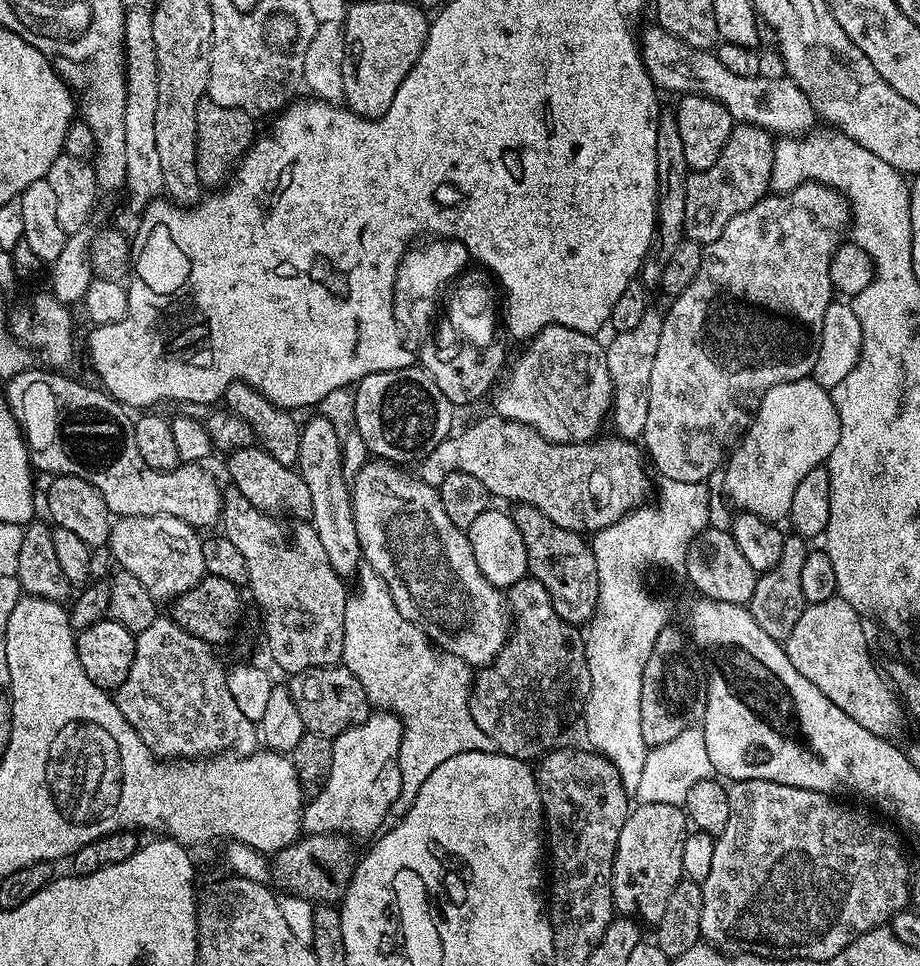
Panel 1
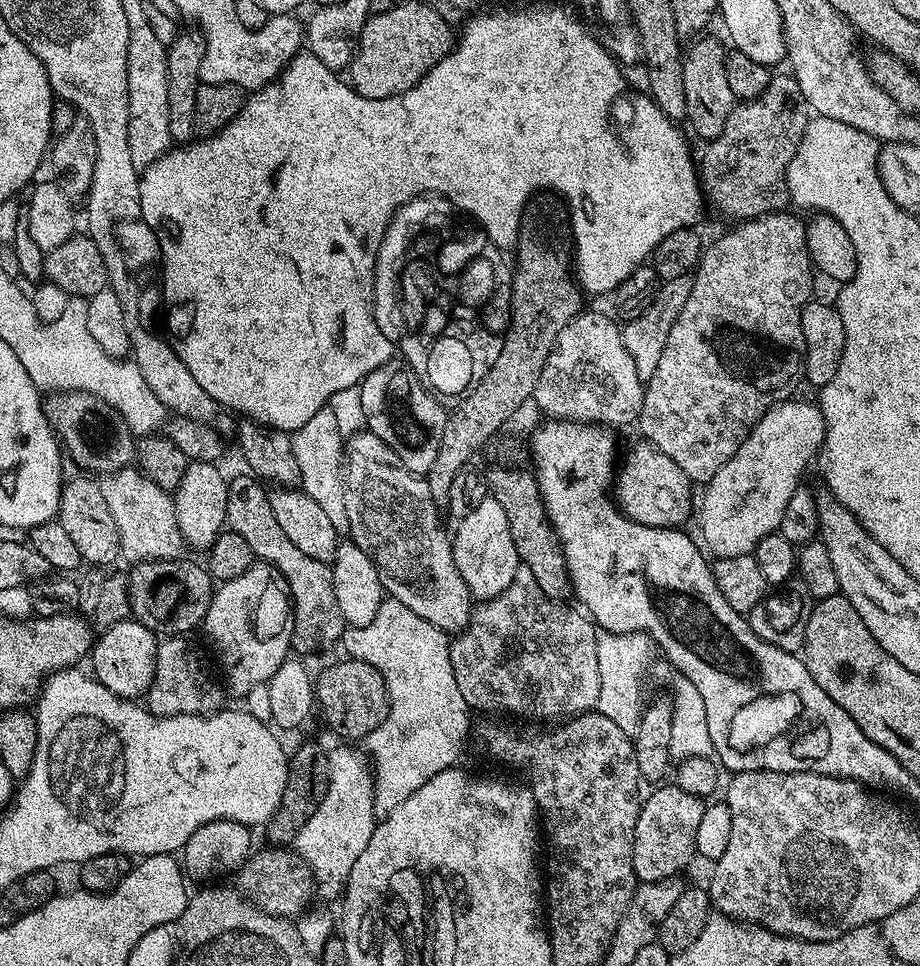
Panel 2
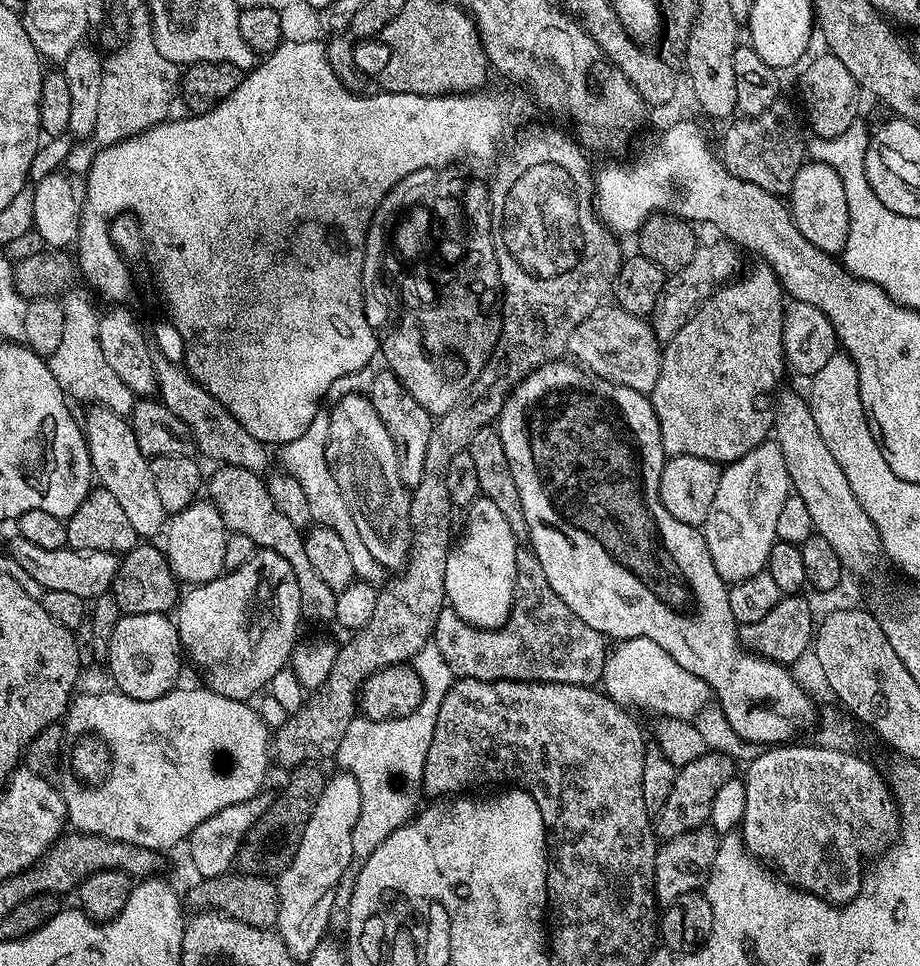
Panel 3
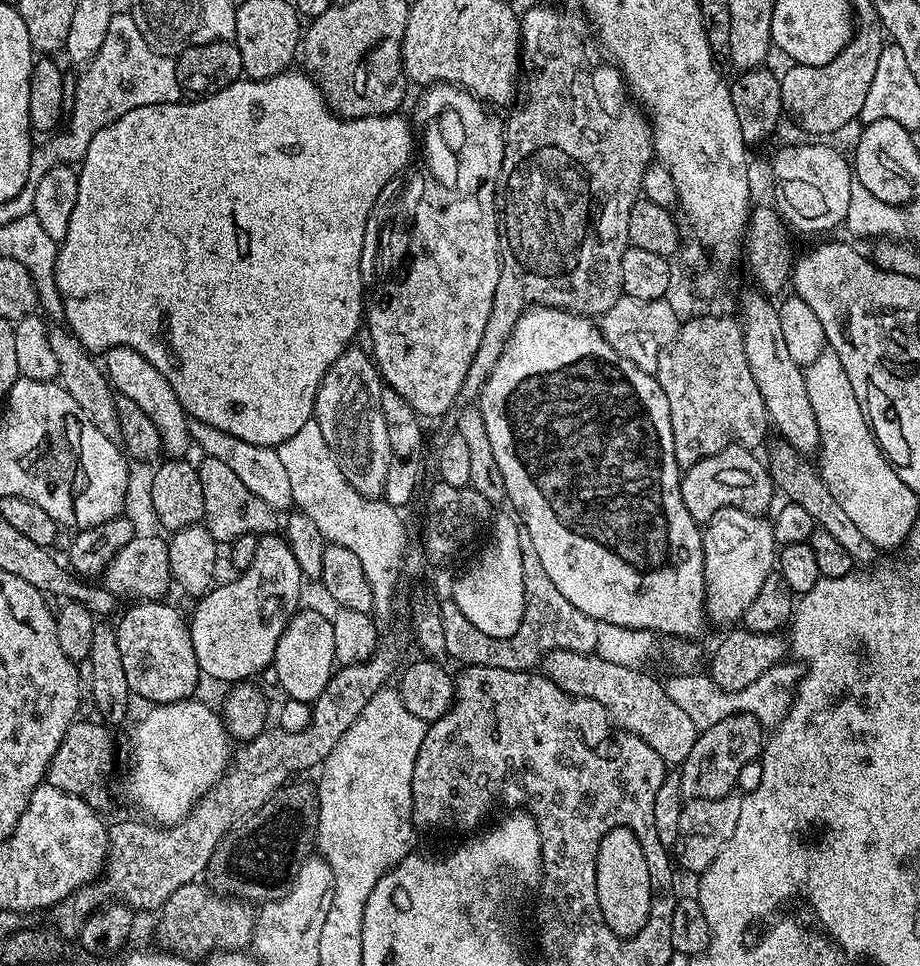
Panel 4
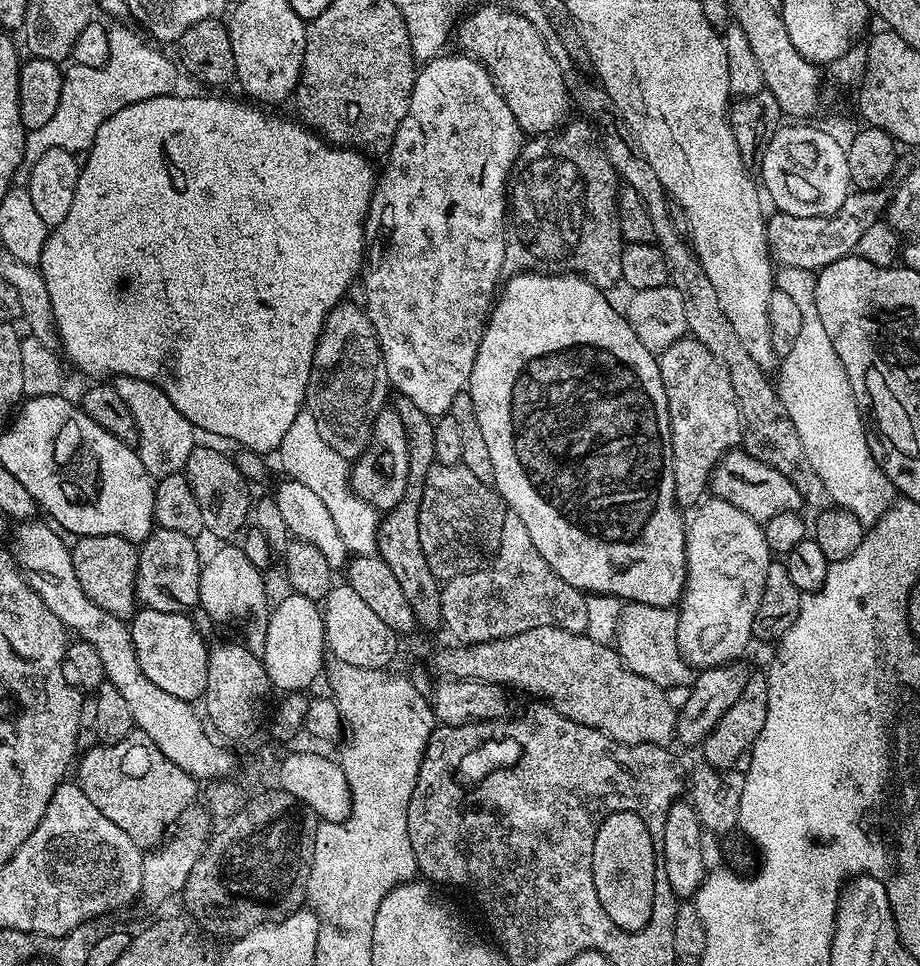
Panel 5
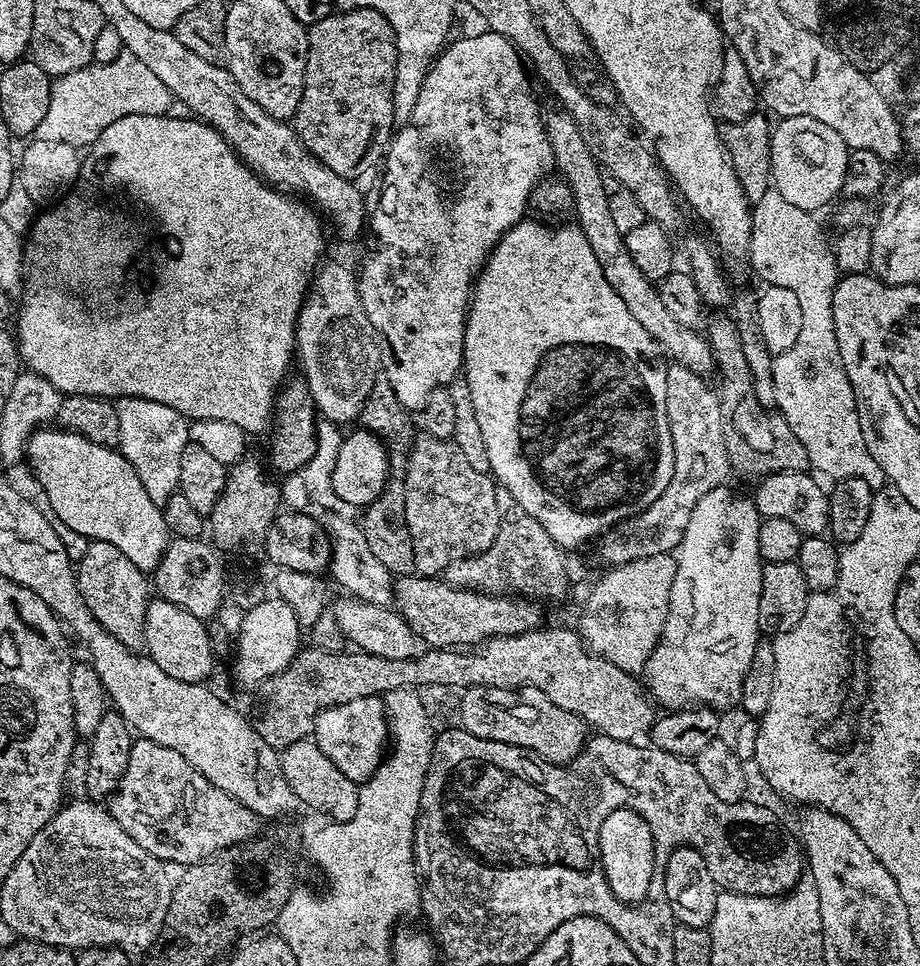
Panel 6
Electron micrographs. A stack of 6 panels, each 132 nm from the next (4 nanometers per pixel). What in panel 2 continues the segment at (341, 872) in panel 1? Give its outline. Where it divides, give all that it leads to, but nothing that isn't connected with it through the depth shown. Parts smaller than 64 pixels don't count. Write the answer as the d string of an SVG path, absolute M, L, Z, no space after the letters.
M264 846L261 852L253 851L235 873L234 880L238 891L266 914L296 918L309 907L307 904L314 900L311 870L295 850L289 850L284 846Z

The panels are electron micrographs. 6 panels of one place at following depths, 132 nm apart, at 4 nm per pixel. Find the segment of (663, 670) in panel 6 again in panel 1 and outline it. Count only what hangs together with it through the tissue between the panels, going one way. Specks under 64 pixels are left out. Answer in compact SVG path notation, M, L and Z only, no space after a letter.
M811 378L782 382L770 390L762 398L760 408L753 415L752 423L747 432L732 449L723 469L724 488L728 496L737 504L740 512L749 512L763 520L773 522L787 521L790 514L790 501L798 487L798 482L810 474L810 470L821 467L827 461L828 455L838 446L840 419L832 393L827 388L818 386Z

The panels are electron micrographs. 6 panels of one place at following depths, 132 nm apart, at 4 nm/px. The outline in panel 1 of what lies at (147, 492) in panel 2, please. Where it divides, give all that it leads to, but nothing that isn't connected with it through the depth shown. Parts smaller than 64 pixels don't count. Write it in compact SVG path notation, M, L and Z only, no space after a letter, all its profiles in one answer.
M121 516L113 523L107 545L113 548L117 565L123 571L134 574L134 578L138 578L138 582L142 582L142 586L146 586L146 590L150 590L150 594L158 602L171 602L186 594L186 590L193 588L206 574L202 558L204 540L201 533L173 516Z

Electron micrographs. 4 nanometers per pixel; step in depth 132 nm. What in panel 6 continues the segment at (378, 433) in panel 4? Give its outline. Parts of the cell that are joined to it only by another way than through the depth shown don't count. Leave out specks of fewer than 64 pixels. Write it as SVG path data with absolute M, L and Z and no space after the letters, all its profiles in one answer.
M327 262L321 263L317 267L313 277L312 283L308 285L308 294L304 297L304 305L300 307L300 313L296 319L296 350L295 355L298 357L298 368L300 368L304 373L302 373L302 379L305 384L308 385L310 390L310 398L313 404L316 405L317 413L323 419L331 420L333 424L337 426L345 426L357 419L360 415L360 410L363 408L366 398L370 394L370 390L374 386L377 376L381 375L382 372L382 345L376 335L376 331L370 326L368 321L368 315L366 310L362 310L362 298L360 297L360 285L358 283L358 276L355 271L352 272L344 264L327 264Z

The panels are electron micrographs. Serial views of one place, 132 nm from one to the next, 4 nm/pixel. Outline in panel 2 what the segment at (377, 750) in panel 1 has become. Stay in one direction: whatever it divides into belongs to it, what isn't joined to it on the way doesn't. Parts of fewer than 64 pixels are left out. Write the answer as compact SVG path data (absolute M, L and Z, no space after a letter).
M340 746L328 752L328 788L318 802L314 814L306 818L298 830L294 850L312 872L317 897L332 900L343 893L350 870L358 862L358 854L366 850L370 834L375 830L378 817L372 802L372 770L365 753L356 746Z

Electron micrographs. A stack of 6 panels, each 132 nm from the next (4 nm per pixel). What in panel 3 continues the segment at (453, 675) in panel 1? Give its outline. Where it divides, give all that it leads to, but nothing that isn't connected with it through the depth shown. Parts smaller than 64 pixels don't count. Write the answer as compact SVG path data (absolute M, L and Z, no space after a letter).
M429 642L425 648L418 650L414 661L418 678L424 687L424 697L419 706L408 716L393 720L365 720L357 718L346 726L346 734L342 734L342 742L338 746L334 760L340 763L341 769L347 770L358 782L360 795L360 817L354 822L352 835L352 855L356 858L366 858L390 838L394 830L408 823L417 815L418 805L421 803L422 785L424 782L424 767L426 754L430 750L430 738L434 738L434 726L438 718L438 710L442 706L442 698L452 689L454 677L450 666L446 666L446 658L442 658L442 650L438 650L435 642Z

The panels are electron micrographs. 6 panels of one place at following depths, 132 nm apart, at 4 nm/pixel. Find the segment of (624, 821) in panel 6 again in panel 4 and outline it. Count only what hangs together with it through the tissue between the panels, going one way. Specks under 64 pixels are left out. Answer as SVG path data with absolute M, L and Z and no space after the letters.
M629 828L610 830L596 848L596 901L602 910L606 926L610 926L616 936L638 934L638 930L642 930L642 926L646 926L648 921L653 895L642 842L638 842Z

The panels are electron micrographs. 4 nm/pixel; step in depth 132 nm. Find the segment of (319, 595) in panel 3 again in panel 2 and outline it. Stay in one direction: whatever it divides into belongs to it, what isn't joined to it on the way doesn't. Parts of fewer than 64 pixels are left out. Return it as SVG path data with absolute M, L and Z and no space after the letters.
M251 474L243 475L232 476L228 480L225 510L227 527L246 538L257 561L272 564L284 576L291 597L291 651L307 658L311 652L320 652L330 647L335 640L337 643L343 637L346 627L334 596L332 569L323 560L306 558L306 554L302 554L302 550L298 550L298 546L294 546L294 542L282 534L282 526L278 526L278 518L274 518L274 510L270 510L265 485Z

